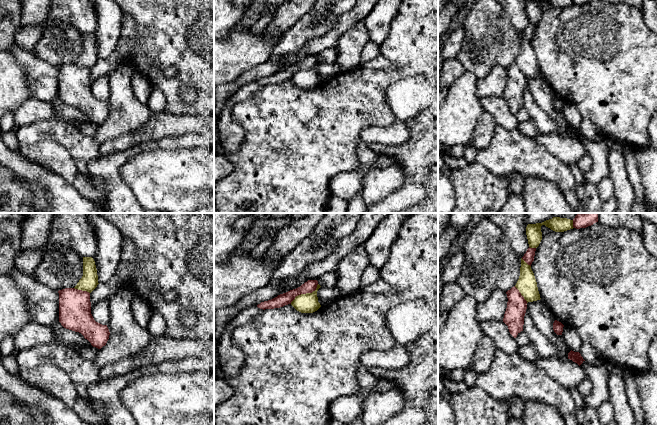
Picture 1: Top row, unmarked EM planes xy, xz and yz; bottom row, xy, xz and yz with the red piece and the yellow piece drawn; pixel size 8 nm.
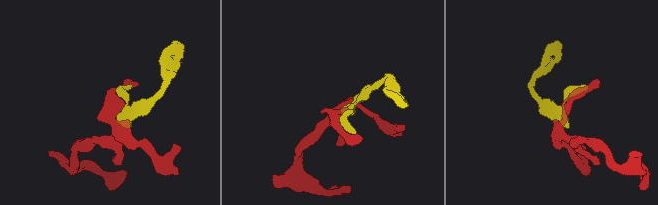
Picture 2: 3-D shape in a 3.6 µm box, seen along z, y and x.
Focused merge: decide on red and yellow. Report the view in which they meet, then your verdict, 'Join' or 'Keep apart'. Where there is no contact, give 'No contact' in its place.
Touches red in xz. Keep apart

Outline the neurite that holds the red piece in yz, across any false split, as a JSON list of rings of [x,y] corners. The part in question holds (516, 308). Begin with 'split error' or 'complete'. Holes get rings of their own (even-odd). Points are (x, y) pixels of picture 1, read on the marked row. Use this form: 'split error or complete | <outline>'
complete | [[[515,286],[508,290],[506,294],[508,302],[503,322],[508,326],[510,334],[516,338],[523,331],[527,301]]]

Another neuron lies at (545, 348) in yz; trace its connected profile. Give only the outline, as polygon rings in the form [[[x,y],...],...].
[[[527,309],[524,316],[523,331],[529,338],[530,343],[535,346],[541,358],[563,358],[562,354],[553,343],[536,328]]]

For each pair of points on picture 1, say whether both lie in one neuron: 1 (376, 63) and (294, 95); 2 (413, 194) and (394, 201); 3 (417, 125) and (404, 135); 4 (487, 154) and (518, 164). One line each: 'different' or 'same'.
1: different
2: same
3: different
4: same

